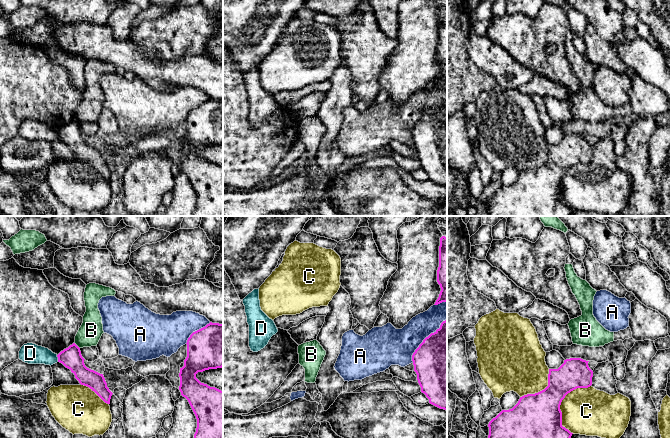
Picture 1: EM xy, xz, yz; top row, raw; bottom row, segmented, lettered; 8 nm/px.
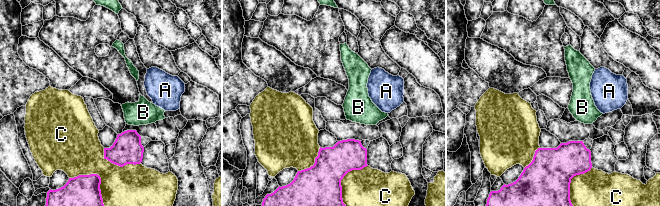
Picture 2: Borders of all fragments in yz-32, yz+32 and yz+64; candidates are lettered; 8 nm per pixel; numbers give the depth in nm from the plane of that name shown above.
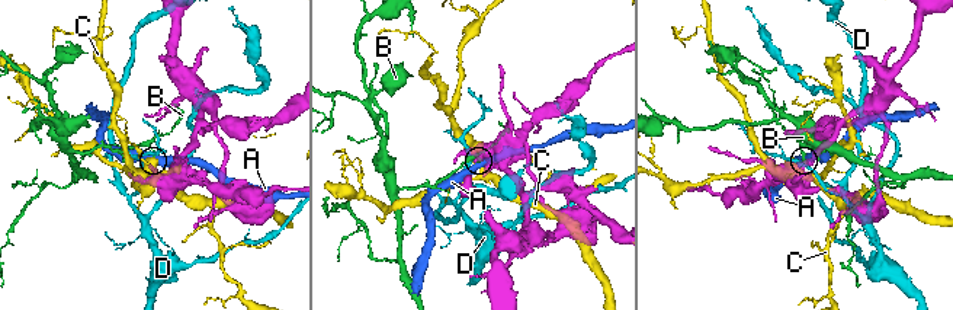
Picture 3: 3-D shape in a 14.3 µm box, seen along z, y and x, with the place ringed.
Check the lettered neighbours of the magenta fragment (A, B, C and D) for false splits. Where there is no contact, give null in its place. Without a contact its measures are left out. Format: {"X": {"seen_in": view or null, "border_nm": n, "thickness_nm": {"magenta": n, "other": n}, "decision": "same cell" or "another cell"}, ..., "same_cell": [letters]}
{"A": {"seen_in": "xz", "border_nm": 460, "thickness_nm": {"magenta": 500, "other": 280}, "decision": "another cell"}, "B": {"seen_in": "xy", "border_nm": 60, "thickness_nm": {"magenta": 170, "other": 190}, "decision": "another cell"}, "C": {"seen_in": "yz", "border_nm": 420, "thickness_nm": {"magenta": 360, "other": 380}, "decision": "another cell"}, "D": {"seen_in": "xy", "border_nm": 60, "thickness_nm": {"magenta": 170, "other": 170}, "decision": "another cell"}, "same_cell": []}

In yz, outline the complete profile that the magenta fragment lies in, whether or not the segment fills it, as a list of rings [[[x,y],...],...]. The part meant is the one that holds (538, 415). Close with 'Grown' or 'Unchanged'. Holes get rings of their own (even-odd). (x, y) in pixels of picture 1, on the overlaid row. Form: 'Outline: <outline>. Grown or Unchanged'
Outline: [[[570,358],[564,360],[558,369],[549,369],[548,386],[538,393],[520,397],[512,409],[502,410],[489,422],[488,438],[571,438],[573,433],[562,426],[560,405],[571,391],[592,385],[593,371],[588,362],[581,358]]]. Unchanged

